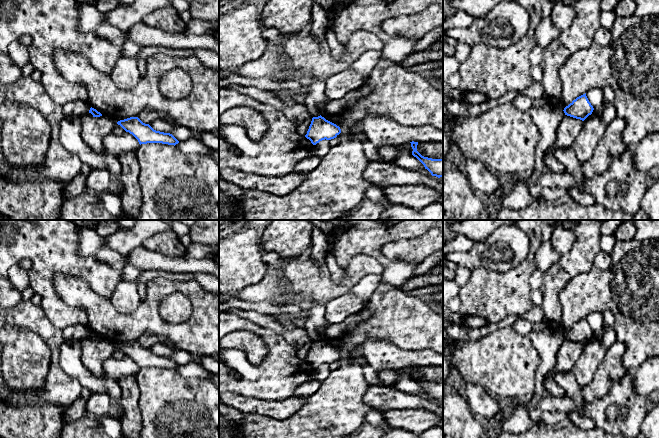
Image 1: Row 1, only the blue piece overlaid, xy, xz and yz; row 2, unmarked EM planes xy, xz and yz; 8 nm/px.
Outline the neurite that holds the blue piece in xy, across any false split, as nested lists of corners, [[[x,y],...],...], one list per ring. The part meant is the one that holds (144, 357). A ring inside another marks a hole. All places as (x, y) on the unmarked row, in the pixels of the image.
[[[130,341],[117,346],[126,356],[132,358],[139,368],[162,367],[176,369],[179,365],[170,357],[154,354],[149,348],[143,347],[138,341]]]

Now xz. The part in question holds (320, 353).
[[[321,339],[313,341],[305,361],[316,369],[322,364],[331,364],[341,357],[341,353],[336,348],[326,344]]]

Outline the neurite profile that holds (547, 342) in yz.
[[[553,328],[545,330],[532,330],[529,334],[533,346],[541,358],[541,365],[536,373],[536,387],[534,395],[529,400],[528,411],[533,423],[541,421],[542,411],[538,408],[539,400],[545,395],[545,376],[554,368],[557,362],[557,355],[565,337]]]

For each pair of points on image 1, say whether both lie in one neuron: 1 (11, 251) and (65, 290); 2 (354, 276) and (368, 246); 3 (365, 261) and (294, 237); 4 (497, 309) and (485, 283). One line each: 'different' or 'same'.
1: different
2: different
3: different
4: same

